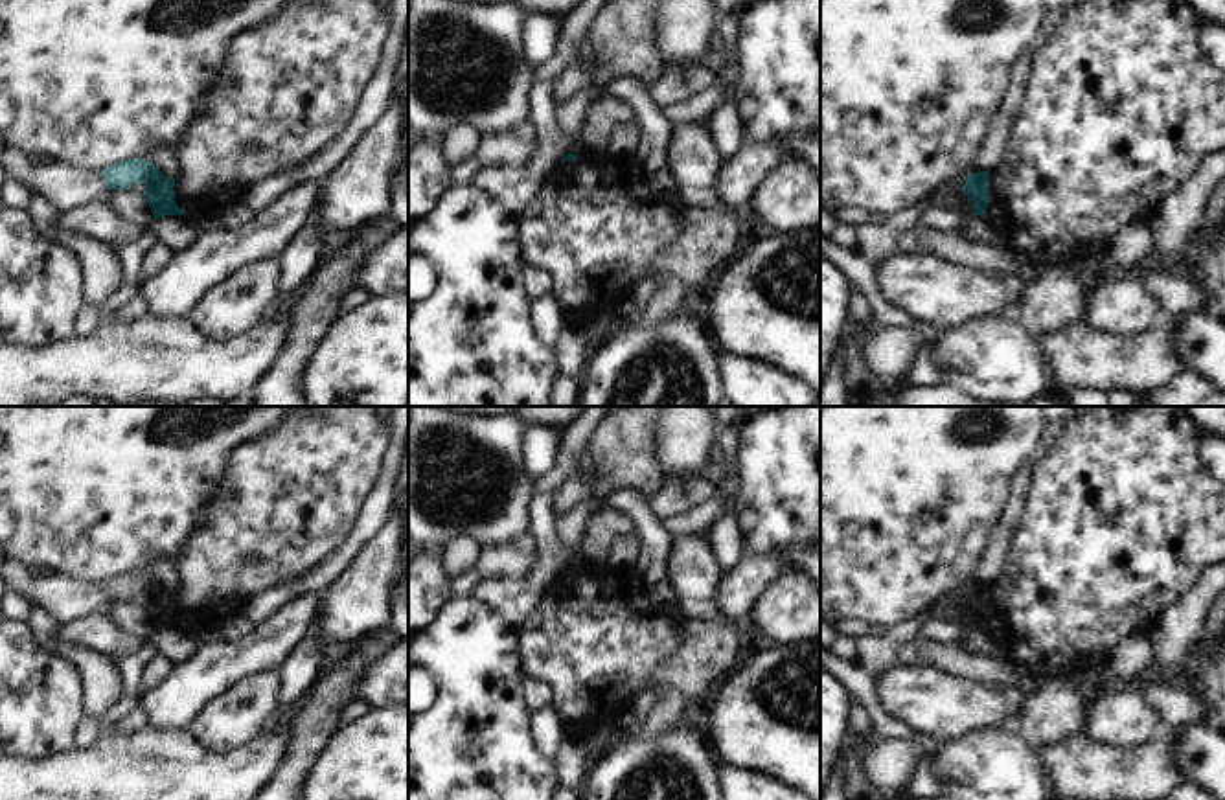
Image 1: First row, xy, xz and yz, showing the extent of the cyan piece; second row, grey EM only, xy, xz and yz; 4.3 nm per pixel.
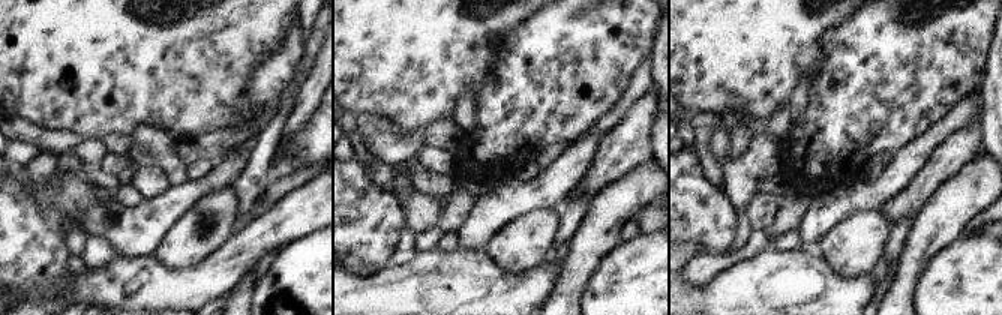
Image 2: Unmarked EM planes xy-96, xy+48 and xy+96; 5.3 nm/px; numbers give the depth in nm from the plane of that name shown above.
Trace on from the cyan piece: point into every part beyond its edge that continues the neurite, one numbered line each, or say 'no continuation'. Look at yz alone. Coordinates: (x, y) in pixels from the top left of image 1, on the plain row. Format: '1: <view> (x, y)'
1: yz (876, 653)

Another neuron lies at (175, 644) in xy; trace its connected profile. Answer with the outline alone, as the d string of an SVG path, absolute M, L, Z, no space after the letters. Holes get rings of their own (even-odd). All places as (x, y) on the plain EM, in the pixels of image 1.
M164 627L155 631L147 640L171 664L186 660L199 644L193 627Z

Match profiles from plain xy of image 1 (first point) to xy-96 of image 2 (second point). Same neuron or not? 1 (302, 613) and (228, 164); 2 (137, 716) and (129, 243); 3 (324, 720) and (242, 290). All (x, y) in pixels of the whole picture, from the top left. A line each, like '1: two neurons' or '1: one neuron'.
1: one neuron
2: two neurons
3: one neuron

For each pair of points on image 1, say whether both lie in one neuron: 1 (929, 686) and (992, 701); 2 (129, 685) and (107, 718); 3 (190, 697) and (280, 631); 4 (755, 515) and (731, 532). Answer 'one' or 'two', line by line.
1: one
2: one
3: one
4: two

